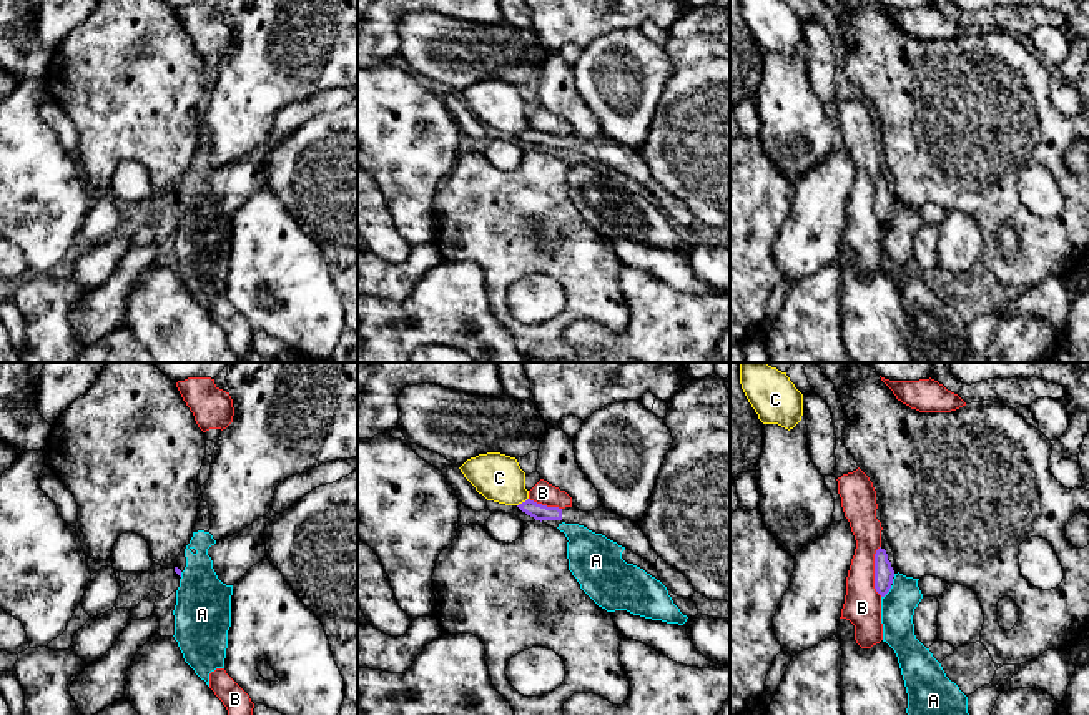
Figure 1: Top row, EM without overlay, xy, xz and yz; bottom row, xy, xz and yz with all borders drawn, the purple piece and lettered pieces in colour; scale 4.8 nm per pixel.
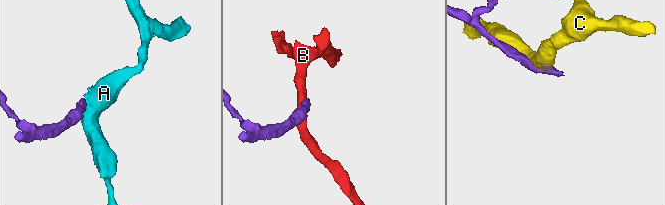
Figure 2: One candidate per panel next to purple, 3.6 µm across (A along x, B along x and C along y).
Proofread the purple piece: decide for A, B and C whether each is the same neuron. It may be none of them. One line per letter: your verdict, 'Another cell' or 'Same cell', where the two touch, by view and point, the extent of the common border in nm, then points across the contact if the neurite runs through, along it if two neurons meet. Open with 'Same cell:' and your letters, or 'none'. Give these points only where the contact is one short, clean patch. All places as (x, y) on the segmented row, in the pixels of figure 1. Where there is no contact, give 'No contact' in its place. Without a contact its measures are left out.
Same cell: none
A: Another cell. Touches purple at yz (886, 592). Shared border 80 nm. Boundary: yz (891, 586), (882, 597)
B: Another cell. Touches purple at yz (875, 571). Shared border 240 nm. Boundary: yz (880, 546), (875, 554), (875, 589), (882, 596)
C: Another cell. Touches purple at xz (522, 502). Shared border 70 nm

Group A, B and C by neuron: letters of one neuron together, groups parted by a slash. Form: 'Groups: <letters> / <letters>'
Groups: A / B / C

